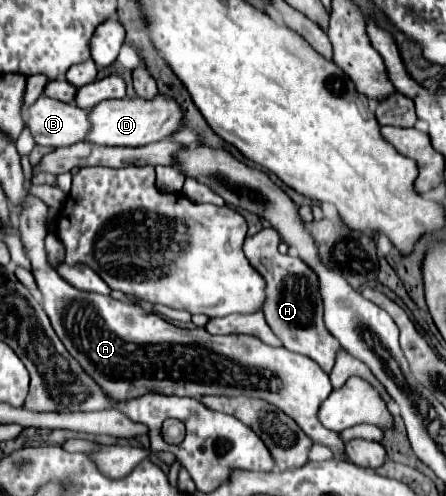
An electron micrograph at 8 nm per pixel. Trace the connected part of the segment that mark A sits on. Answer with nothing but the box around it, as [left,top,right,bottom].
[27,230,343,452]

